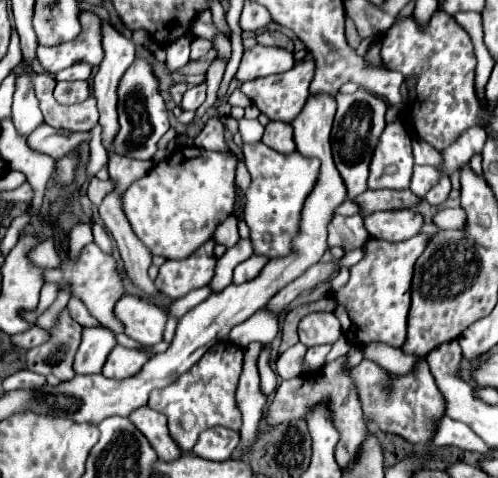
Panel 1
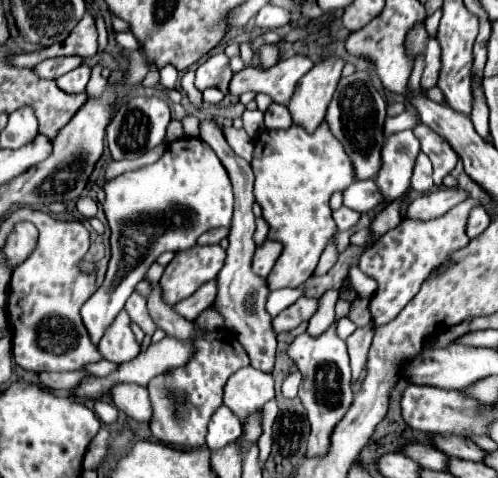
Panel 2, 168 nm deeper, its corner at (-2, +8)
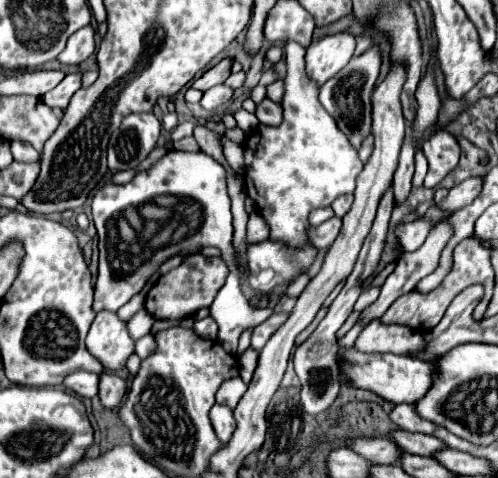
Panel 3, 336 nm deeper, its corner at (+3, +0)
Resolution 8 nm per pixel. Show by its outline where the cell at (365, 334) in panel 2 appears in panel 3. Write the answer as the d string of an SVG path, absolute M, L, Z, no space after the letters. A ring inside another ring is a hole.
M442 222L442 224L438 224L436 228L432 228L432 230L430 230L430 234L428 234L426 242L424 242L416 252L404 252L404 254L398 258L398 264L396 264L394 272L392 272L392 274L386 278L386 282L382 284L378 300L376 300L374 304L370 304L366 310L362 310L362 312L360 312L358 324L366 326L366 324L370 324L372 320L378 320L378 318L380 318L380 316L390 308L390 304L392 304L396 298L400 298L402 294L408 294L408 292L418 284L418 280L422 280L424 276L428 276L428 274L438 266L440 252L442 252L442 248L446 246L446 242L448 242L448 238L450 238L450 236L452 236L452 228L450 228L446 222Z

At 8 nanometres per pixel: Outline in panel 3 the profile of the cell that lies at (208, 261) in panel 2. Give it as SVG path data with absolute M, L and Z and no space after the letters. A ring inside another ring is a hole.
M190 254L178 268L160 276L160 280L148 292L144 308L154 318L168 318L168 320L196 314L200 308L212 304L226 276L228 276L228 266L224 264L222 258L206 258L202 254Z

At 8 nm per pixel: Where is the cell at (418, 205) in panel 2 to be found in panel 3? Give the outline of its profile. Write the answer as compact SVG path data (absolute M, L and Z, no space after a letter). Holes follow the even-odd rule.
M468 178L468 180L464 180L464 182L456 184L456 186L448 192L448 196L446 196L440 204L436 204L436 206L438 206L440 210L456 212L456 210L468 206L468 204L480 194L480 188L482 188L482 180L480 180L480 178Z

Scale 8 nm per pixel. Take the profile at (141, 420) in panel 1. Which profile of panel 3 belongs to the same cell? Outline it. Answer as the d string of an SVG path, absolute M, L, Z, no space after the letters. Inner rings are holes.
M100 374L100 402L104 408L108 410L118 410L120 404L124 402L124 396L128 394L128 386L126 380L116 376L116 374Z

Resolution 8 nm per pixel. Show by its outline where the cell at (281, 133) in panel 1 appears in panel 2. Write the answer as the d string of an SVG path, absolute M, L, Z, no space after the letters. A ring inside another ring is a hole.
M271 104L267 110L265 110L265 126L271 128L271 130L285 130L293 124L291 120L291 114L287 110L287 106L281 106L281 104Z

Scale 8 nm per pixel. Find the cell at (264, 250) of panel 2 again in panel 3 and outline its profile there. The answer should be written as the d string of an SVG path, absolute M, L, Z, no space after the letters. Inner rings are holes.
M264 240L260 244L248 246L248 266L250 266L250 286L262 292L268 292L272 286L282 284L302 272L308 272L314 262L316 248L306 246L302 250L290 250L280 242ZM264 270L272 270L272 280L262 280L260 274Z

